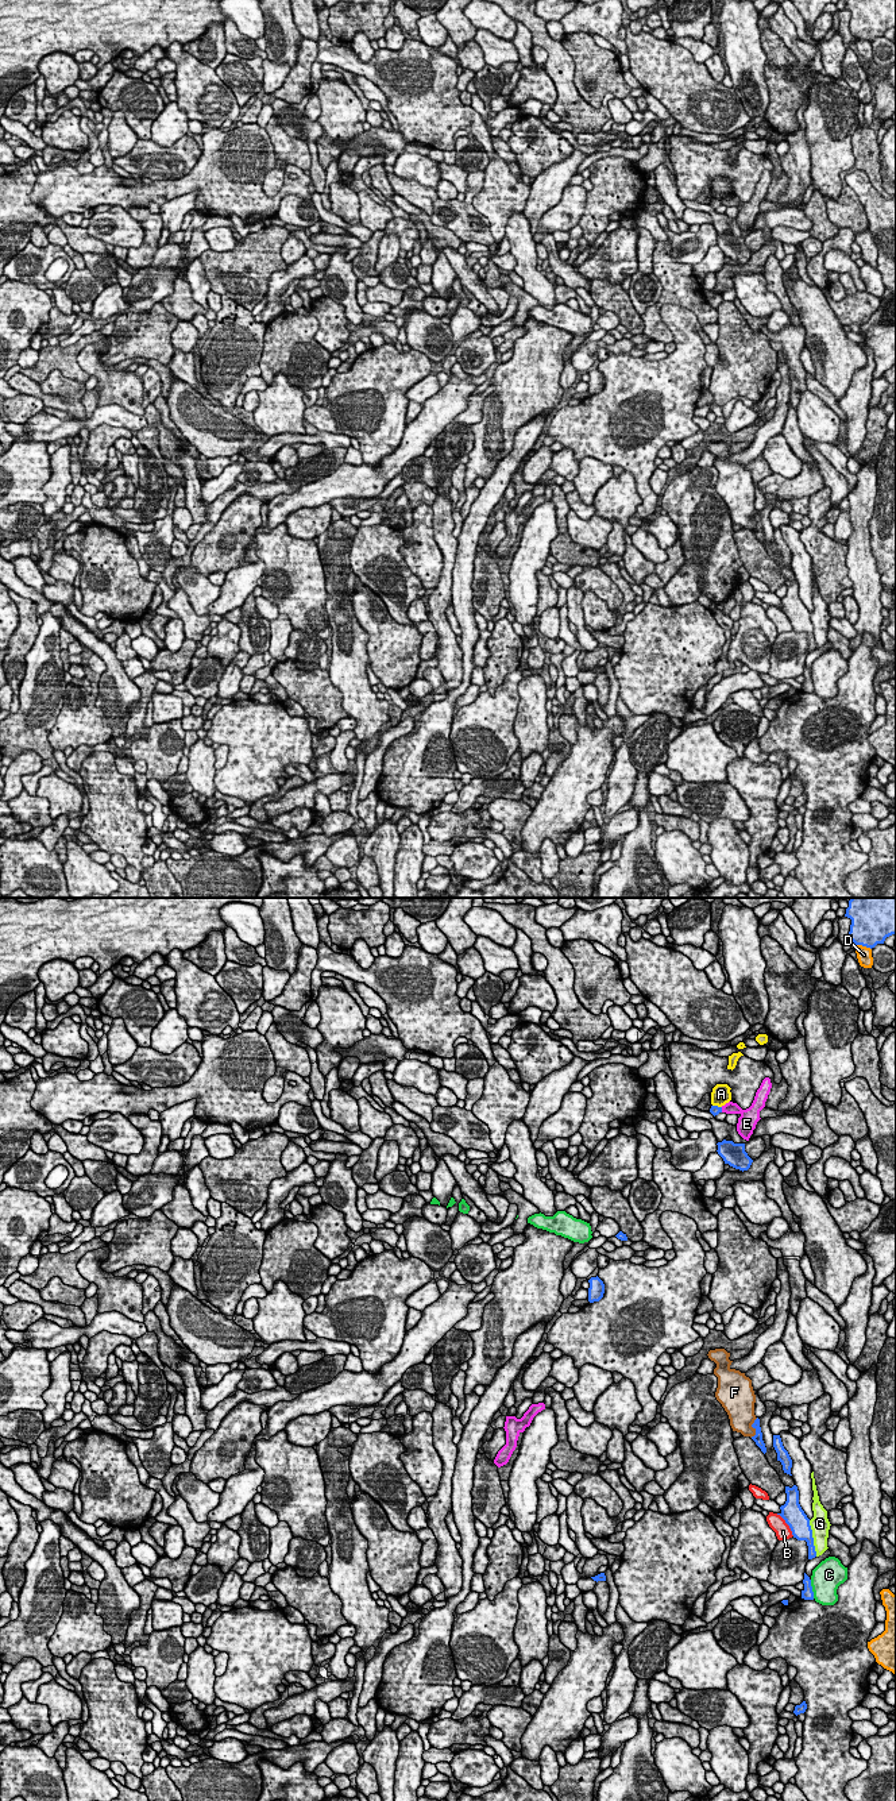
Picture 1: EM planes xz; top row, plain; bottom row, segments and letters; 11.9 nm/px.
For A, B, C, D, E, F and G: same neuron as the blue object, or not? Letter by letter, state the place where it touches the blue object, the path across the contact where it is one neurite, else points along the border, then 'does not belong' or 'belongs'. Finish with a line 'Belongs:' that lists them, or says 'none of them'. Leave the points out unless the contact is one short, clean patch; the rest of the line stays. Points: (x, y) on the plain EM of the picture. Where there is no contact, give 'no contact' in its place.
A: meets blue in xz at (717, 199); border along xz (713, 197), (721, 200); does not belong
B: meets blue in xz at (787, 616); does not belong
C: meets blue in xz at (811, 682); does not belong
D: meets blue in xz at (864, 38); does not belong
E: meets blue in xz at (721, 203); does not belong
F: meets blue in xz at (753, 520); does not belong
G: meets blue in xz at (813, 631); does not belong
Belongs: none of them

